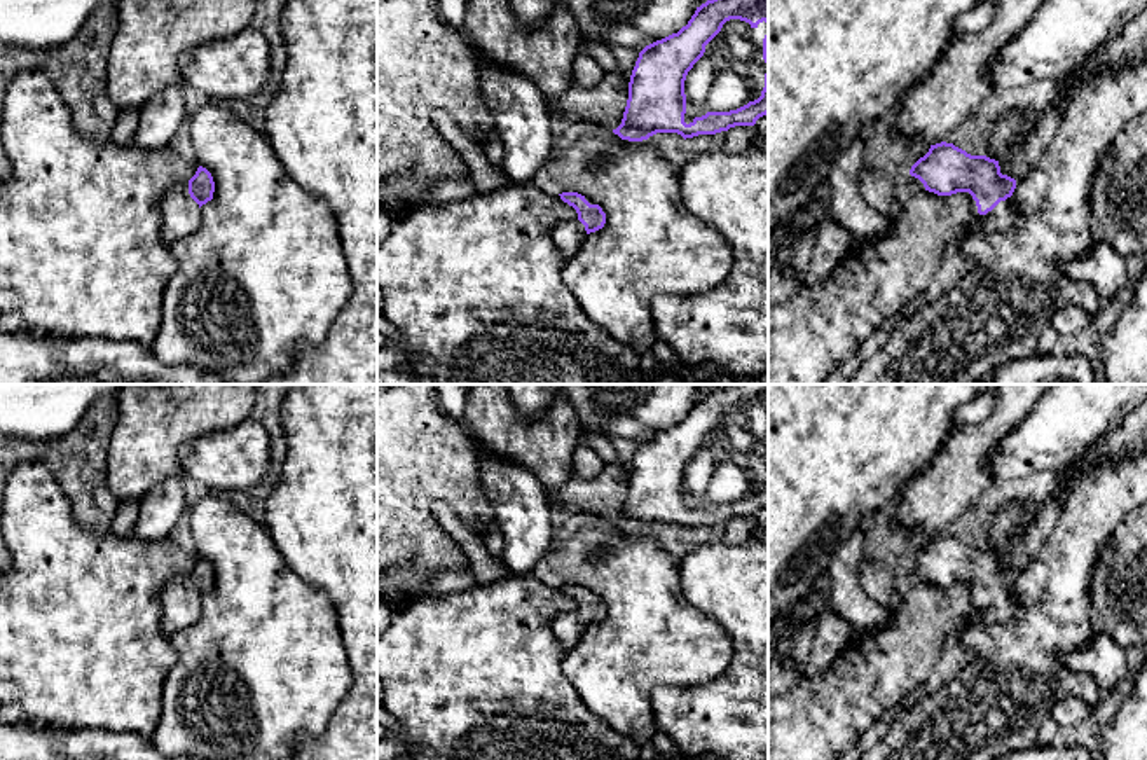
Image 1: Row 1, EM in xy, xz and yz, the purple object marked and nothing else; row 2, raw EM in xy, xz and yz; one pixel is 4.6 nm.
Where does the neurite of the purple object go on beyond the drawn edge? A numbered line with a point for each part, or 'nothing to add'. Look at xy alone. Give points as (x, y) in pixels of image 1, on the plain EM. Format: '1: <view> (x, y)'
1: xy (180, 605)

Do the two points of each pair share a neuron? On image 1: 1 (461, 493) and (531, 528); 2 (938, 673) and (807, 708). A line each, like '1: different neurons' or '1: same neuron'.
1: different neurons
2: different neurons

